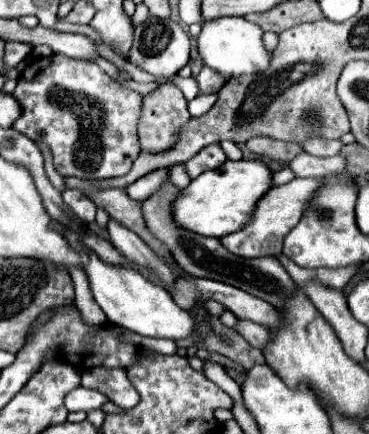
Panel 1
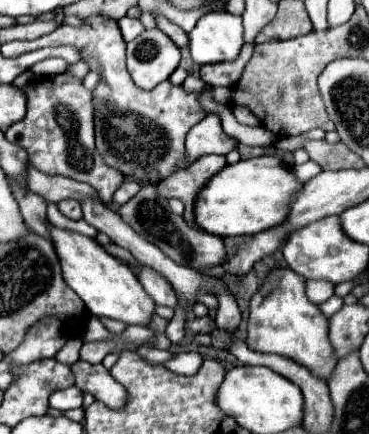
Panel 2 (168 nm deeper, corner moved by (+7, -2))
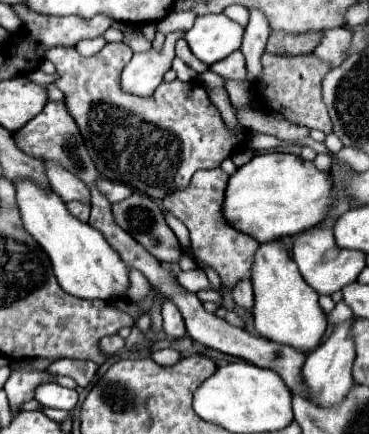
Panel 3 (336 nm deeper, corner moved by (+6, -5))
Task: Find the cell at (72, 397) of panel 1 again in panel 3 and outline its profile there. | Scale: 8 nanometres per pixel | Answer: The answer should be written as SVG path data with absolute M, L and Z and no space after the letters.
M42 384L34 396L44 408L60 408L60 410L74 410L78 404L78 392L70 388L62 388L58 384Z

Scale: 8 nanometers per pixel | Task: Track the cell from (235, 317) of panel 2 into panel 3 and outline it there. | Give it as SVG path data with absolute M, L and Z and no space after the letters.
M196 268L196 270L190 270L190 272L180 272L178 274L178 282L182 288L186 288L188 292L198 292L198 290L214 290L210 280L206 278L206 274Z

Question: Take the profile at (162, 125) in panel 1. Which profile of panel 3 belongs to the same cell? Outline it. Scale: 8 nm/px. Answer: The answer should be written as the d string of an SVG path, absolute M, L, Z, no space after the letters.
M108 42L98 54L90 58L80 56L76 48L54 46L44 52L44 58L54 62L56 72L60 74L56 86L64 92L66 106L78 122L86 148L102 176L108 180L130 184L150 198L164 198L166 194L172 194L172 190L186 188L194 172L220 166L220 162L246 140L244 130L234 134L226 130L218 108L208 100L206 90L202 90L198 82L162 82L156 88L154 96L148 98L124 92L120 88L120 72L132 58L132 50L124 42Z

